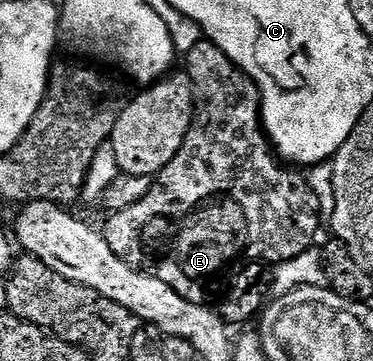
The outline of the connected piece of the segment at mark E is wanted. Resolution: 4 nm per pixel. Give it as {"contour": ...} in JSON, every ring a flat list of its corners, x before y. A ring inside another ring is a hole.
{"contour":[[207,39,186,54,186,61,186,76,192,81,195,101,190,131,178,155,153,180,151,191,134,207,111,214,102,225,102,232,118,259,146,275,162,279,182,299,202,305,209,300,207,297,219,298,225,292,230,277,224,272,231,265,279,263,309,252,320,229,320,197,299,168,289,167,274,152,264,131,260,89,252,78]]}

